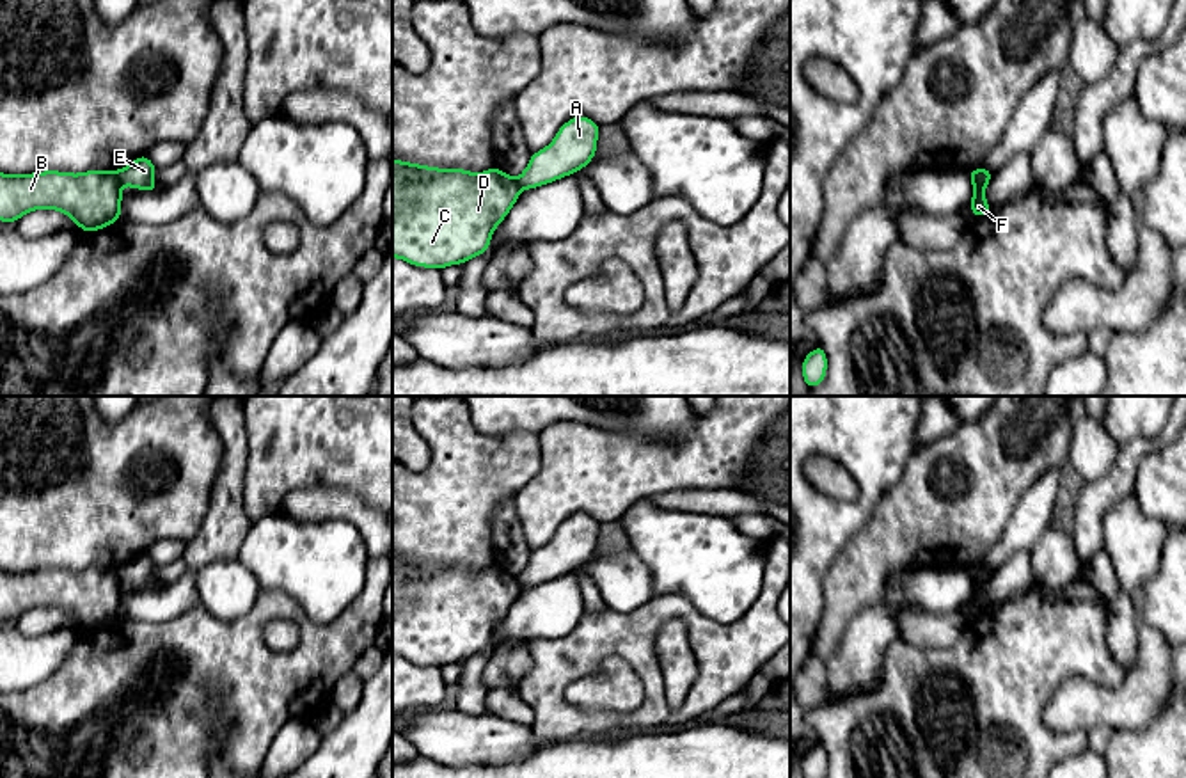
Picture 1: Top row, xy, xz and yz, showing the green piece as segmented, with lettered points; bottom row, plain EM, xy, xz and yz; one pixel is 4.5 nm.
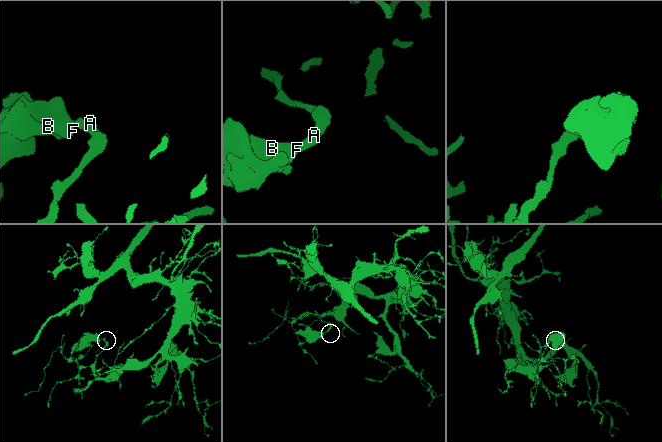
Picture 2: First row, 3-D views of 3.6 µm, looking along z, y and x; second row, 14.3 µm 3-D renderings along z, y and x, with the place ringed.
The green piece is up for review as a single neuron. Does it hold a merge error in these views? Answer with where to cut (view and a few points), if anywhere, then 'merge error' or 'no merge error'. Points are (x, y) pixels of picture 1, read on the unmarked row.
cut xy (116, 569), (123, 581); merge error

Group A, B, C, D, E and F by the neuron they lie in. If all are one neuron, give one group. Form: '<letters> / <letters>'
A E / B C D F

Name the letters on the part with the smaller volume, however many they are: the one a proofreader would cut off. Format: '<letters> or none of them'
B, C, D, F

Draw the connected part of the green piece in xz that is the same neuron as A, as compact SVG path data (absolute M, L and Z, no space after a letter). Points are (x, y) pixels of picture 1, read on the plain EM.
M586 513L566 519L547 545L531 552L517 576L520 586L538 586L584 567L597 552L598 528Z

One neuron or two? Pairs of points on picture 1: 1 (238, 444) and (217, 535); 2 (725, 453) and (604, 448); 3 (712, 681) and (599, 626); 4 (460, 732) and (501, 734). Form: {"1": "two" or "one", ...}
{"1": "one", "2": "one", "3": "one", "4": "one"}

